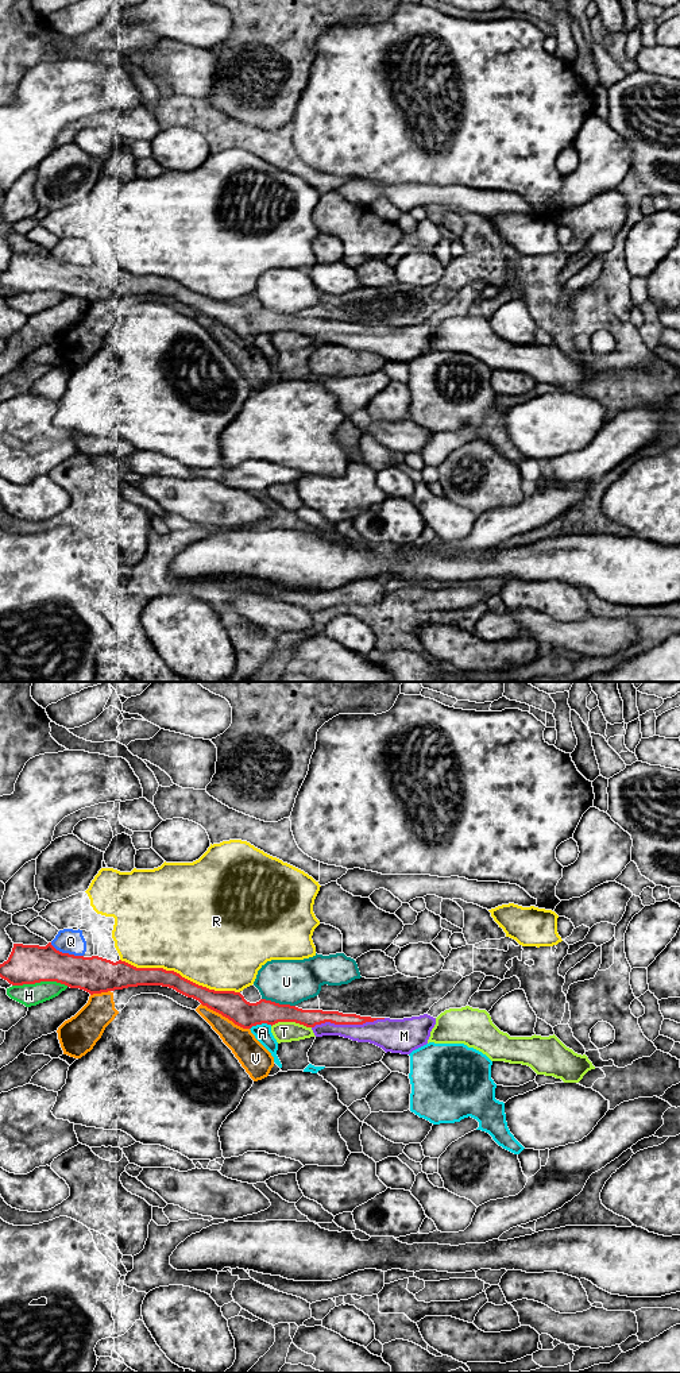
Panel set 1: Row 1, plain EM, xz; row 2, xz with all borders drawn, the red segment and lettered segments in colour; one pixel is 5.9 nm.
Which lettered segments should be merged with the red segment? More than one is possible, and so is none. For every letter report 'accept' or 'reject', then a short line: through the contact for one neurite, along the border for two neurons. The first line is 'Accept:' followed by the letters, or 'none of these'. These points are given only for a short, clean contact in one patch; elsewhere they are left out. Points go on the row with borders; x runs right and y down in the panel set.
Accept: M
A: reject; line xz (271, 1025), (254, 1025), (250, 1029)
H: reject
M: accept; line xz (309, 1018), (348, 1024), (389, 1034)
Q: reject
R: reject
T: reject
U: reject; line xz (262, 998), (294, 1006)
V: reject

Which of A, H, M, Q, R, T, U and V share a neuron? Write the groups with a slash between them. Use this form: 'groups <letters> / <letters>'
groups A / H / M / Q / R / T / U / V

